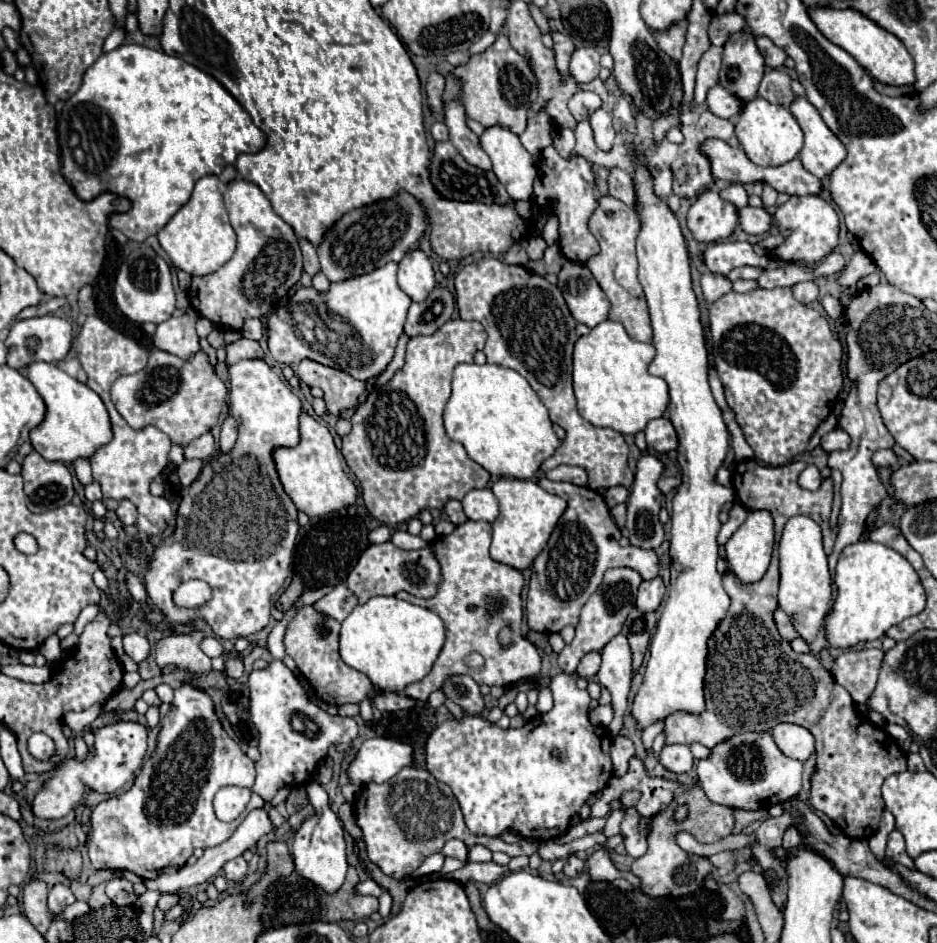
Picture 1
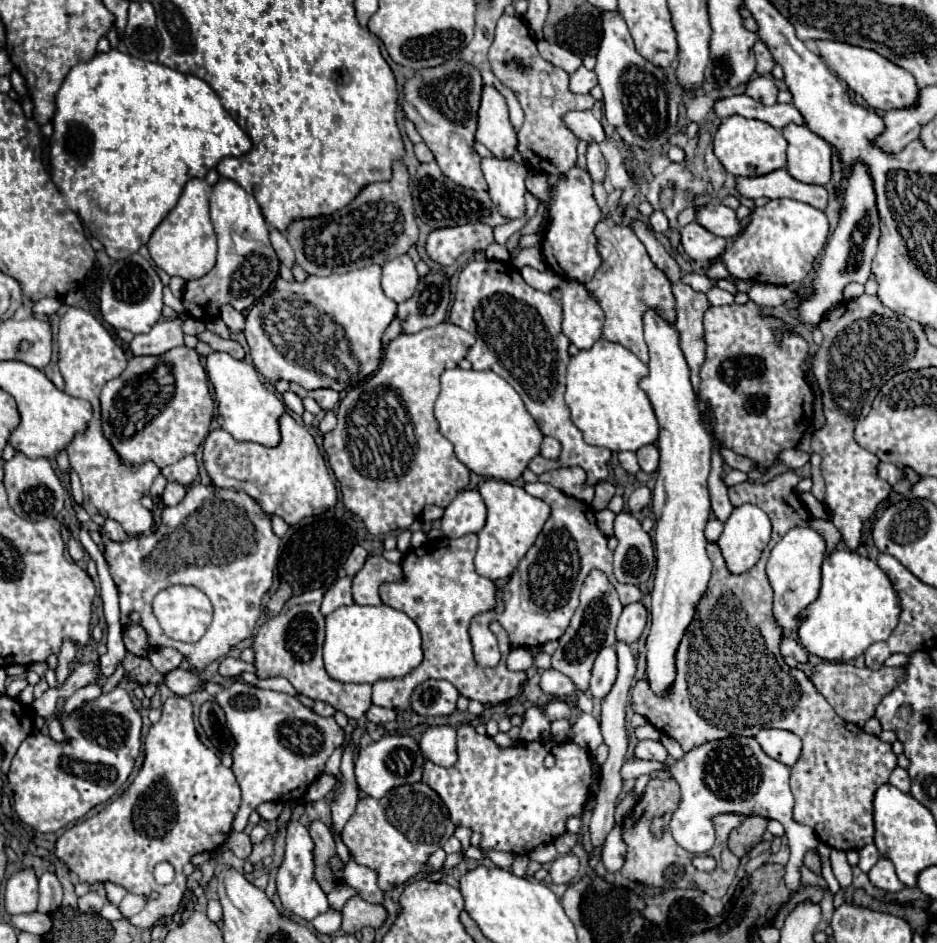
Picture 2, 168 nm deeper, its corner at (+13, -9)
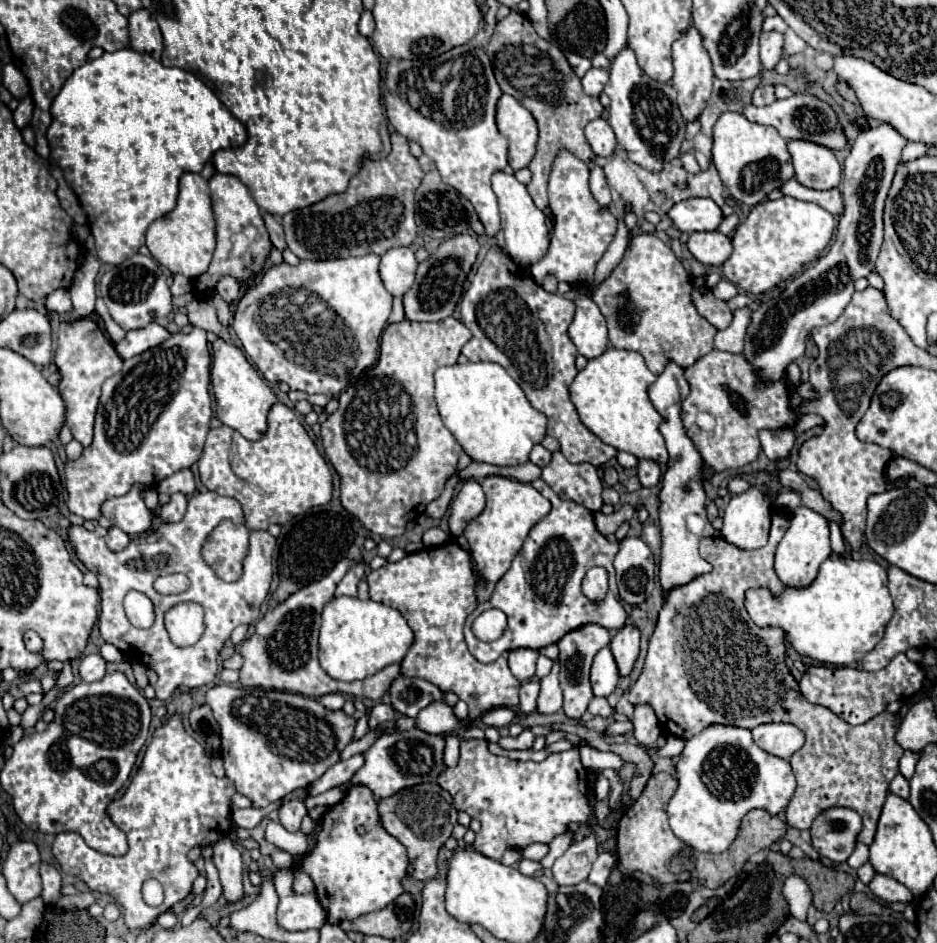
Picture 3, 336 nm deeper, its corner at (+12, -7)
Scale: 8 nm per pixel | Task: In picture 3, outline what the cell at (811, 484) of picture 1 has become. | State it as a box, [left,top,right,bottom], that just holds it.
[829,521,845,553]

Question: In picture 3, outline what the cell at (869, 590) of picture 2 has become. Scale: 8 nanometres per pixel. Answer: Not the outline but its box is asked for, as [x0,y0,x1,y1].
[745,553,893,667]

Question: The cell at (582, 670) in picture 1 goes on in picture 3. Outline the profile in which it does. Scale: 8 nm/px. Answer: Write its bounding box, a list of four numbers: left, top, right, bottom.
[537,663,563,715]

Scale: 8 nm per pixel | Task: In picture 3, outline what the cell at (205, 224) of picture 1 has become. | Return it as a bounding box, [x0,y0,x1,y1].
[147,173,216,279]

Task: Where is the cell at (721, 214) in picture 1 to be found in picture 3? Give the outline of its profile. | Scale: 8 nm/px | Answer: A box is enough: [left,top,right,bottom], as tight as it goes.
[687,231,733,267]

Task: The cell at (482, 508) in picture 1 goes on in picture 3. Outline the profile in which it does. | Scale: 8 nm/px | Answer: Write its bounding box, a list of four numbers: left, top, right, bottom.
[449,479,485,549]

